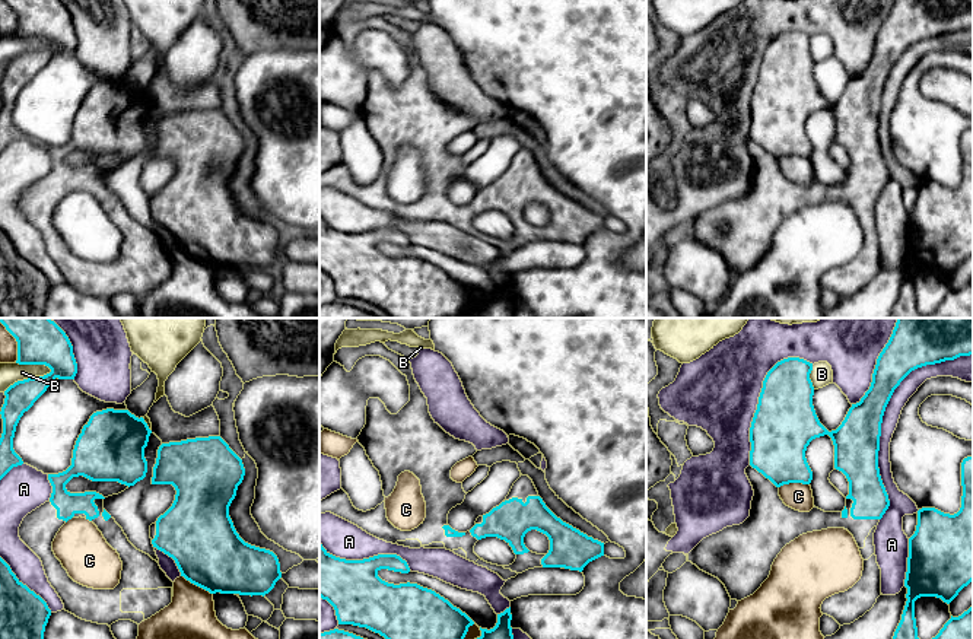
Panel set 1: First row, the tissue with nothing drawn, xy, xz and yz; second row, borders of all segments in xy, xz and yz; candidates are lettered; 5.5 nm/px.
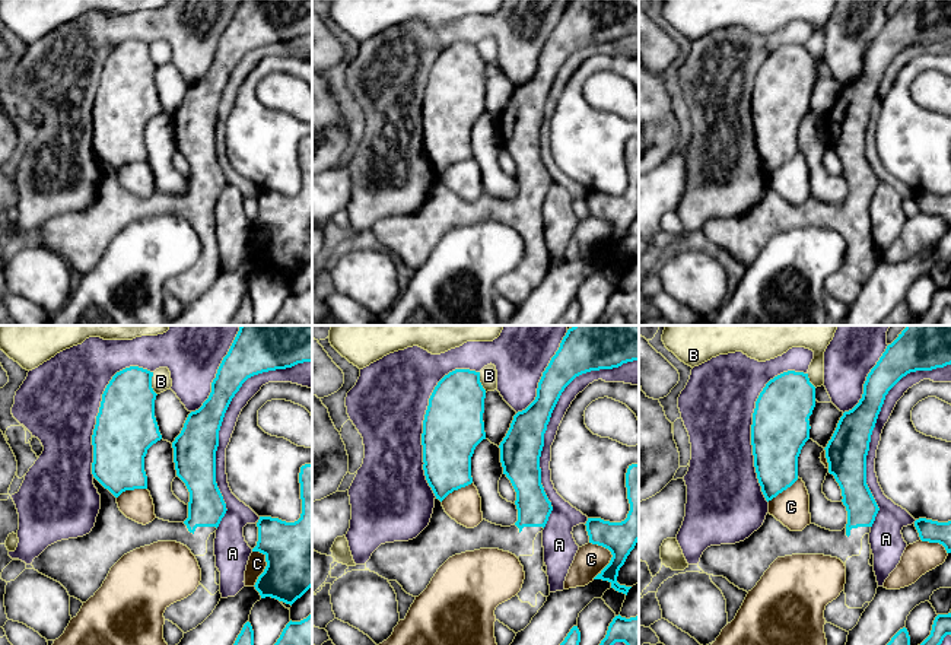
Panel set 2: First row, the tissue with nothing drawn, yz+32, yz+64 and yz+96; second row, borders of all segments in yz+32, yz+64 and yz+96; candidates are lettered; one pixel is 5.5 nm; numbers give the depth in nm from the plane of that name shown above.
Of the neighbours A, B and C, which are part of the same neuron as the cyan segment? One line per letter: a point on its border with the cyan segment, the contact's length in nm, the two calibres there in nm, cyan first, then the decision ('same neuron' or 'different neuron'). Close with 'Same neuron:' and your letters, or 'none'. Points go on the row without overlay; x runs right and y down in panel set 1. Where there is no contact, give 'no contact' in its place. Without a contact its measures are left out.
A: yz (883, 88) | 1050 nm | 260/100 nm | different neuron
B: xy (28, 51) | 300 nm | 220/110 nm | different neuron
C: xy (197, 258) | 200 nm | 380/340 nm | different neuron
Same neuron: none

